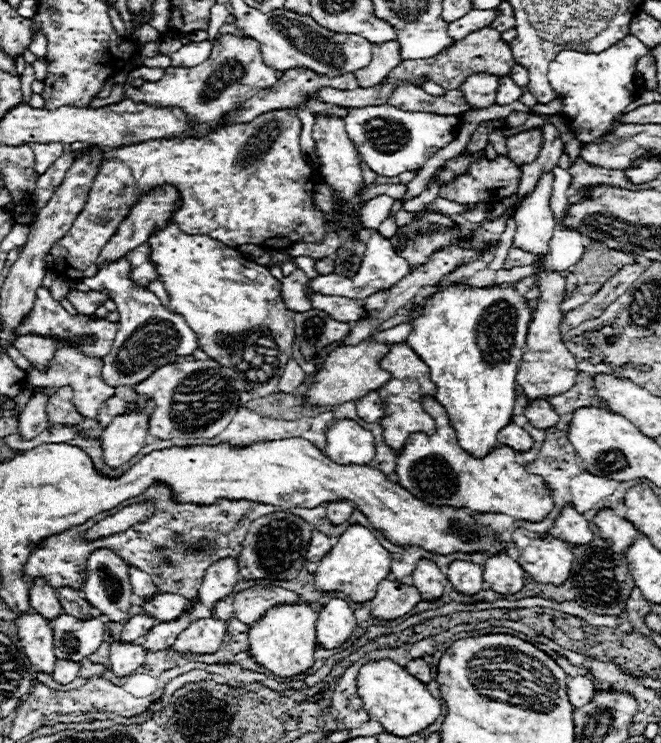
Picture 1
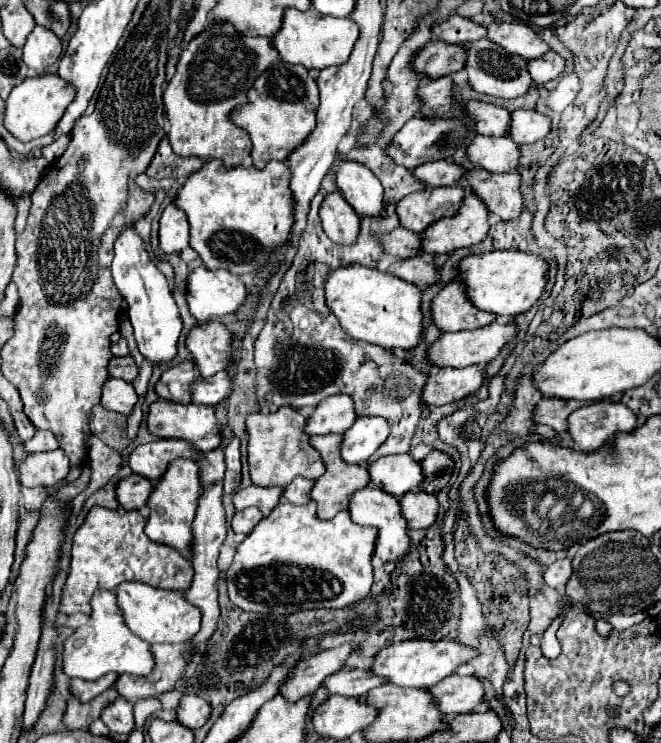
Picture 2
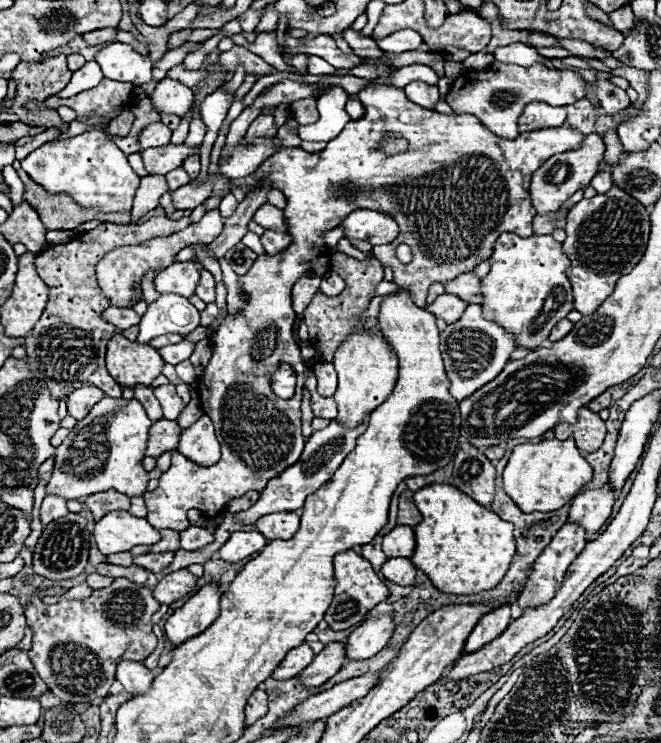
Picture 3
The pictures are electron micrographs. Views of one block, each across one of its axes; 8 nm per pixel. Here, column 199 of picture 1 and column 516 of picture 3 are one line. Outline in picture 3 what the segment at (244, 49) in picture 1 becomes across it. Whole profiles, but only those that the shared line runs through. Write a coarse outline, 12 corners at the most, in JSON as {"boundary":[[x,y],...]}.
{"boundary":[[492,62],[466,70],[446,102],[506,140],[526,104],[584,96],[574,72]]}

